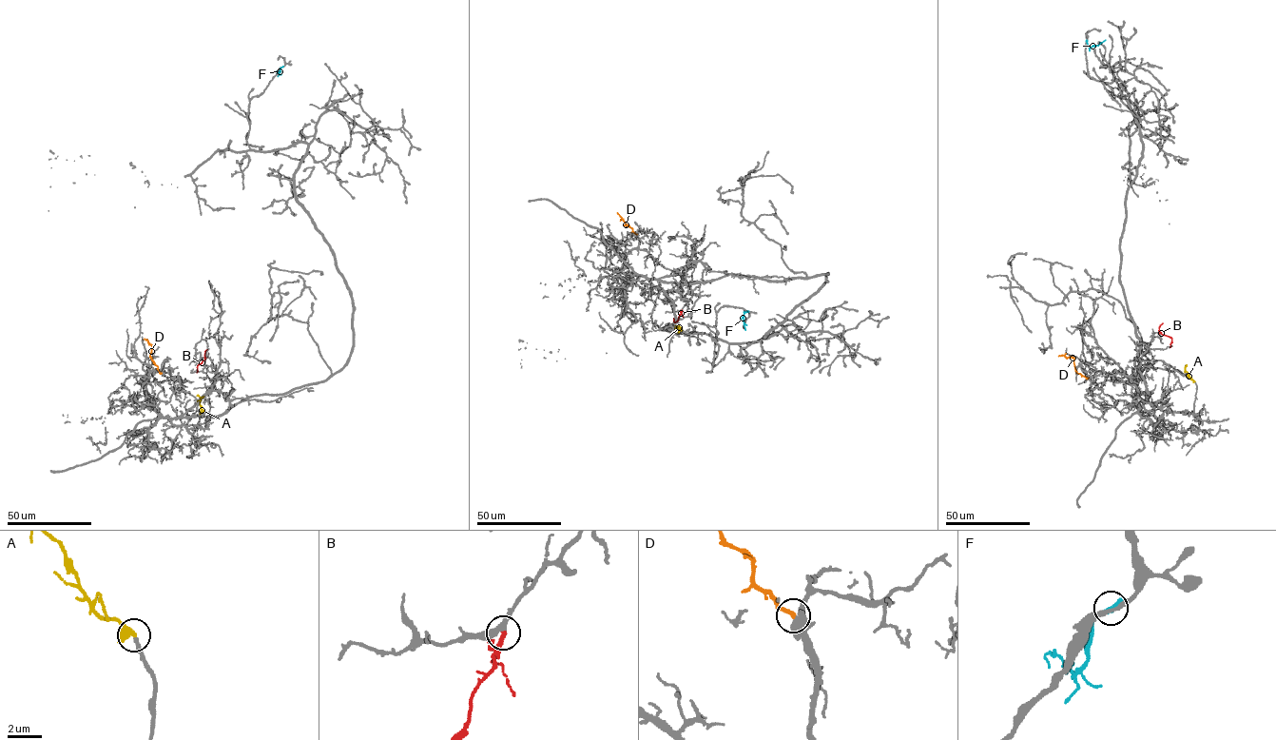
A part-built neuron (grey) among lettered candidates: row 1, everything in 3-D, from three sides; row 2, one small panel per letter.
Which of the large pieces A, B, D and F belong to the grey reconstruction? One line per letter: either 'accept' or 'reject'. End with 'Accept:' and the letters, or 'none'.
A: accept
B: accept
D: accept
F: reject
Accept: A, B, D

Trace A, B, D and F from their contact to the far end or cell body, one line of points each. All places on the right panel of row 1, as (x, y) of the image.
A: (1194, 381), (1185, 366)
B: (1159, 332), (1171, 338), (1169, 347)
D: (1088, 378), (1076, 372), (1072, 358), (1058, 357)
F: (1086, 41), (1090, 48), (1105, 40)

